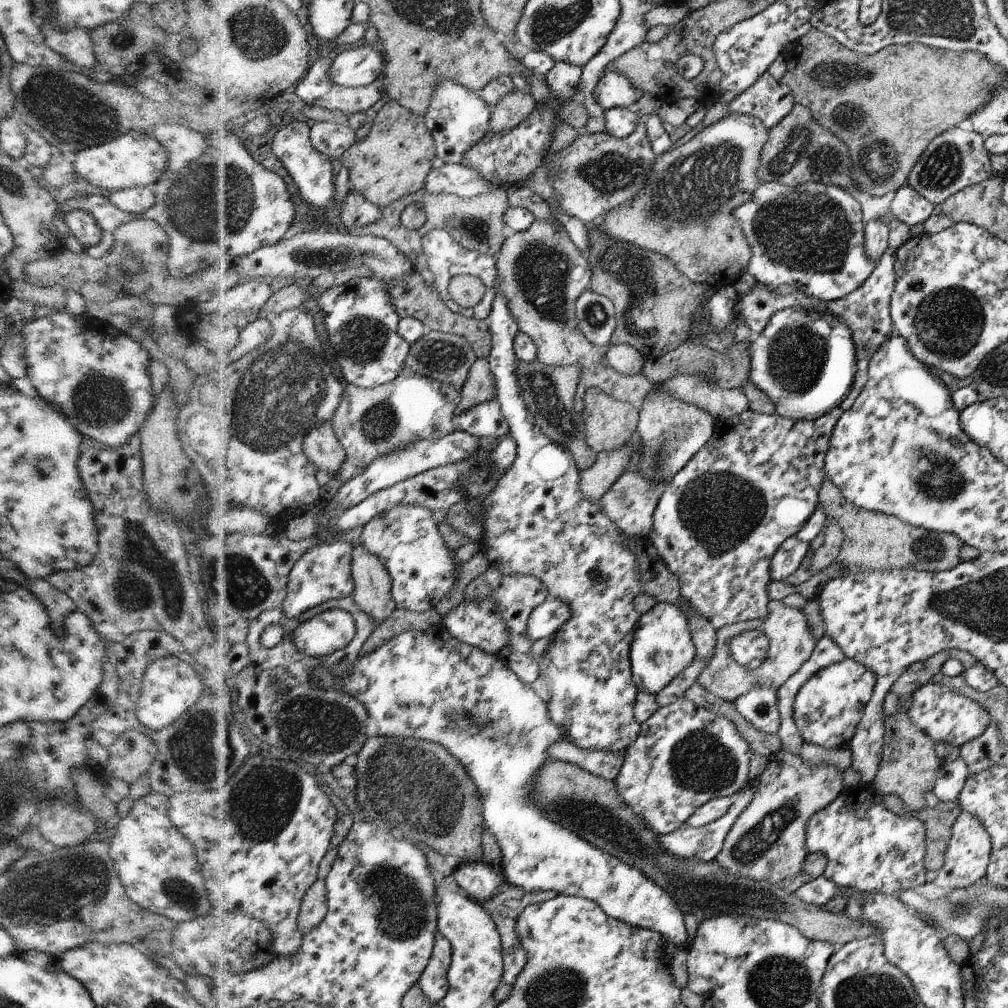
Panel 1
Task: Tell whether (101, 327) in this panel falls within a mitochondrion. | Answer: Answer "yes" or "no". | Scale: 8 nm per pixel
no

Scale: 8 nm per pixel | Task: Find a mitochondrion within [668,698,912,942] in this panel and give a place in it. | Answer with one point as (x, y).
(753, 846)

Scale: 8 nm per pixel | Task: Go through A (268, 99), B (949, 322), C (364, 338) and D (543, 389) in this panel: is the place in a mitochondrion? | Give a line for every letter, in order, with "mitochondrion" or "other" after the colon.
A: other
B: mitochondrion
C: mitochondrion
D: mitochondrion

